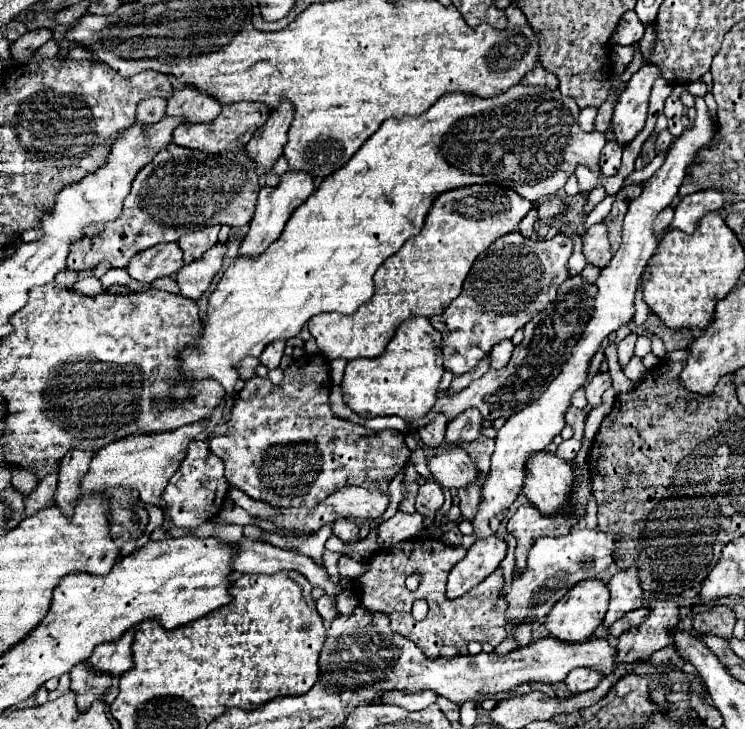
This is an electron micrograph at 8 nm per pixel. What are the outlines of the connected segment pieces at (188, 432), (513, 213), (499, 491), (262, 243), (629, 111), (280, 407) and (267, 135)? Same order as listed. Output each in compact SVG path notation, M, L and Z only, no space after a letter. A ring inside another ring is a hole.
M200 420L170 432L128 436L124 440L104 446L92 458L90 470L82 480L82 492L90 494L94 490L102 492L102 488L110 488L110 486L130 486L140 492L140 498L146 504L166 510L166 504L162 504L162 488L166 488L170 476L178 470L178 464L182 464L182 460L186 458L190 441L202 430L206 430L206 426L208 426L208 420Z
M486 184L486 186L466 186L452 192L444 192L436 198L434 206L430 208L430 214L426 218L426 224L422 232L414 238L410 238L394 256L390 256L374 274L376 294L370 302L362 304L354 314L344 316L338 312L318 314L308 322L310 334L316 338L318 348L330 358L376 358L384 352L392 336L396 334L396 328L414 316L426 316L432 318L434 314L440 314L448 304L462 292L462 284L474 264L474 260L498 238L504 234L510 234L518 228L520 220L532 210L532 202L522 198L510 188Z
M695 97L694 108L696 109L694 124L688 130L684 130L682 136L674 138L662 168L648 182L644 182L642 194L634 202L630 202L630 206L628 206L628 212L624 216L624 228L622 228L622 244L620 244L618 252L614 254L610 266L604 268L604 272L596 280L598 292L596 292L596 298L594 298L594 304L592 304L592 312L590 312L592 316L586 324L586 330L584 330L582 338L574 346L574 352L572 352L570 360L564 364L562 372L550 382L546 392L542 392L524 410L510 416L506 420L506 424L498 430L498 434L494 438L496 450L492 454L492 468L490 468L490 474L488 474L488 478L484 482L484 488L482 488L484 500L480 502L478 514L472 520L474 532L478 534L478 538L486 538L486 536L494 534L488 526L488 520L496 514L502 514L518 498L518 494L522 490L522 484L524 484L524 478L526 478L526 464L528 464L530 456L534 452L546 450L546 446L554 440L554 436L558 436L562 432L562 428L566 426L564 414L572 406L570 398L572 398L574 392L578 392L578 388L584 386L588 370L590 370L590 362L592 362L594 354L598 352L598 348L602 346L602 342L612 332L616 332L620 326L624 326L632 320L638 280L640 280L650 256L656 252L656 246L658 246L658 240L652 234L652 222L666 206L670 206L670 202L678 194L678 188L680 188L680 184L686 176L686 170L688 170L690 162L696 158L696 154L702 146L708 146L712 142L714 132L716 132L714 120L708 116L708 108L706 108L703 97Z
M286 172L282 176L282 182L280 186L276 188L270 188L270 186L264 186L260 190L260 196L258 196L258 204L256 204L256 214L250 222L250 230L246 234L246 238L242 240L240 248L238 248L238 256L248 256L248 258L258 258L270 244L272 240L278 240L288 218L292 216L292 212L312 194L314 190L314 184L312 184L312 178L304 172Z
M646 64L630 78L630 82L626 84L626 90L620 94L612 114L612 130L620 146L630 144L634 136L644 128L650 88L656 78L660 78L658 66Z
M320 352L318 356L302 354L300 358L292 360L292 364L286 368L286 378L278 386L260 376L246 380L232 408L228 432L224 436L210 438L210 450L224 462L226 480L230 486L240 488L250 498L270 506L314 508L326 496L344 486L382 488L382 484L388 484L406 466L410 450L404 444L404 434L394 430L374 432L332 414L328 402L330 368L326 362L328 358Z
M284 100L276 112L268 118L268 122L256 130L252 140L246 144L246 154L258 164L258 176L266 174L282 156L282 148L286 144L286 134L292 122L292 106Z

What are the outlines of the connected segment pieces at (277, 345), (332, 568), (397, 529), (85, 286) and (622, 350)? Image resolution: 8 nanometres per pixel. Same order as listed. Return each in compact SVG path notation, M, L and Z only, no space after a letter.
M274 340L274 342L270 342L270 344L264 348L264 352L262 352L262 356L260 356L260 362L262 362L266 368L278 368L280 358L282 358L282 354L284 354L284 346L286 346L286 340Z
M325 549L322 556L327 573L330 576L330 579L336 584L340 583L341 581L341 576L337 568L337 563L340 556L341 554L336 553L336 552L331 552L327 549Z
M396 512L394 518L390 518L388 522L380 524L376 528L376 540L378 546L382 548L392 548L392 544L398 544L402 540L410 540L414 538L418 532L424 530L422 526L424 518L416 512L416 514L404 514L404 512Z
M86 276L86 278L78 280L72 290L76 290L78 294L84 294L84 296L98 296L98 294L104 292L102 282L100 282L100 278L96 278L96 276Z
M636 334L626 336L618 344L618 360L620 360L620 366L626 366L630 362L630 358L634 356L634 346L636 346Z

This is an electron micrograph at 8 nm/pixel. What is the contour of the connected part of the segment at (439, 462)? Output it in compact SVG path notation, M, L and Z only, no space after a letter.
M460 446L440 448L440 454L428 460L428 468L434 480L446 488L462 488L472 484L474 476L478 476L474 462L470 462L468 454Z

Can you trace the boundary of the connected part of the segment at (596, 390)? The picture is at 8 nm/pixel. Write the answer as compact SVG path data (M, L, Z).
M598 372L584 388L586 392L586 400L588 404L594 408L602 402L602 394L612 386L612 380L610 380L610 374L608 372Z

